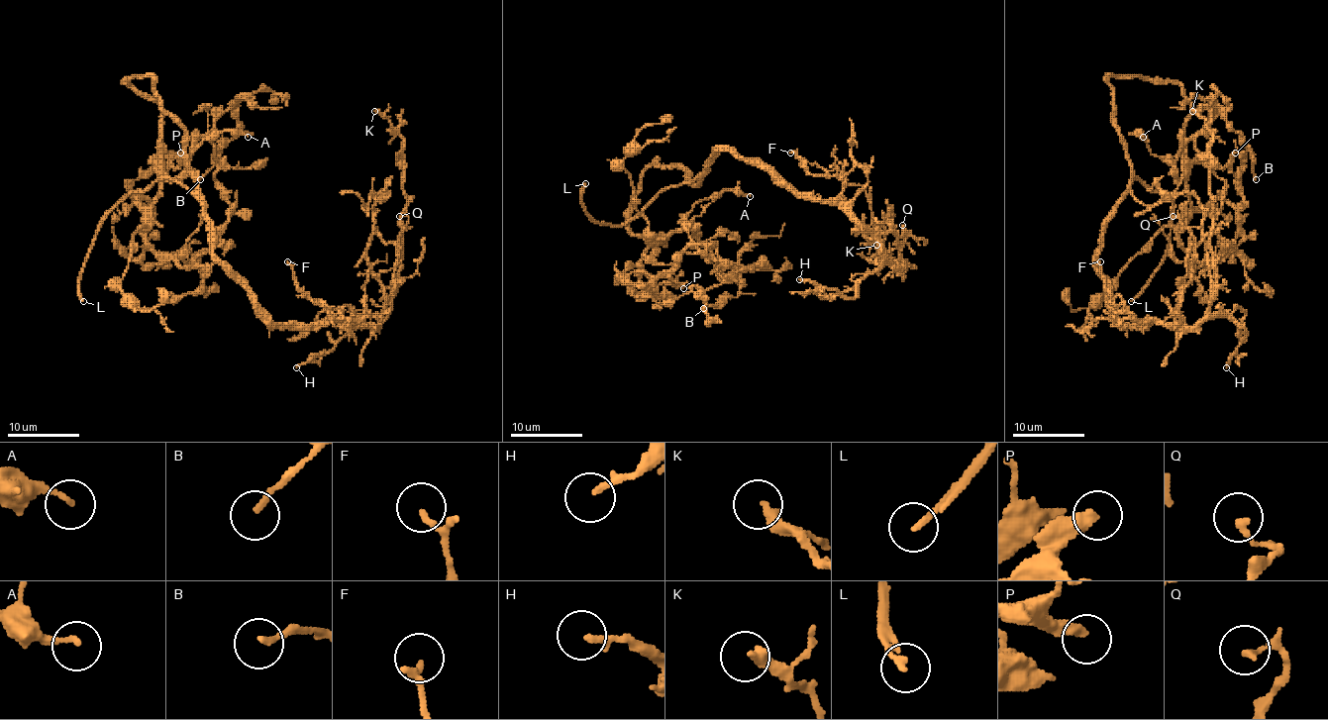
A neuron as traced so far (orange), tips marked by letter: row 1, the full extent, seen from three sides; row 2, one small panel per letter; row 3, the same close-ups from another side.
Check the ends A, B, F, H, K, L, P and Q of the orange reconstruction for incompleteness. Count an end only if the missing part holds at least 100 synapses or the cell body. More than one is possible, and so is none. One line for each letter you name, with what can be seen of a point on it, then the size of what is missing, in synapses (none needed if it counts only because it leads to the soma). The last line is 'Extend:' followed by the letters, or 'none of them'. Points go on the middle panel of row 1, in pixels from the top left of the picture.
L: (585, 183)
Extend: L

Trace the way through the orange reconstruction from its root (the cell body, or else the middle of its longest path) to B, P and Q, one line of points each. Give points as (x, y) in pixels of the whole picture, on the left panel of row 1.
B: (189, 165), (155, 80), (127, 80), (162, 109), (169, 178), (233, 107), (237, 135), (200, 179)
P: (189, 165), (155, 80), (127, 80), (162, 109), (158, 194), (143, 207), (130, 185), (180, 153)
Q: (189, 165), (213, 259), (274, 323), (377, 324), (390, 312), (397, 236), (408, 220), (399, 216)

